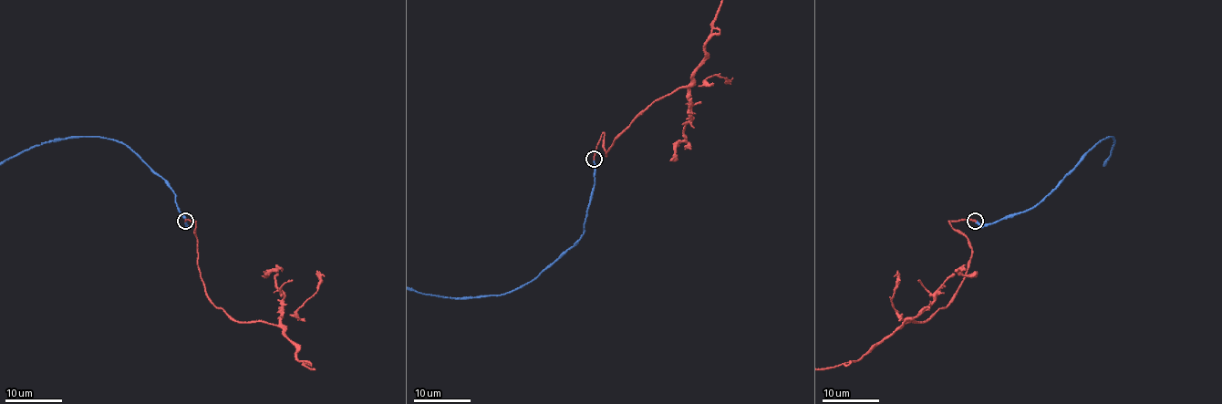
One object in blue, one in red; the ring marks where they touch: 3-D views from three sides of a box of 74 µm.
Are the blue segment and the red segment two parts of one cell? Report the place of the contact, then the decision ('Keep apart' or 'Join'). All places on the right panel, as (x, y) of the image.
Place: (975, 221). Join

